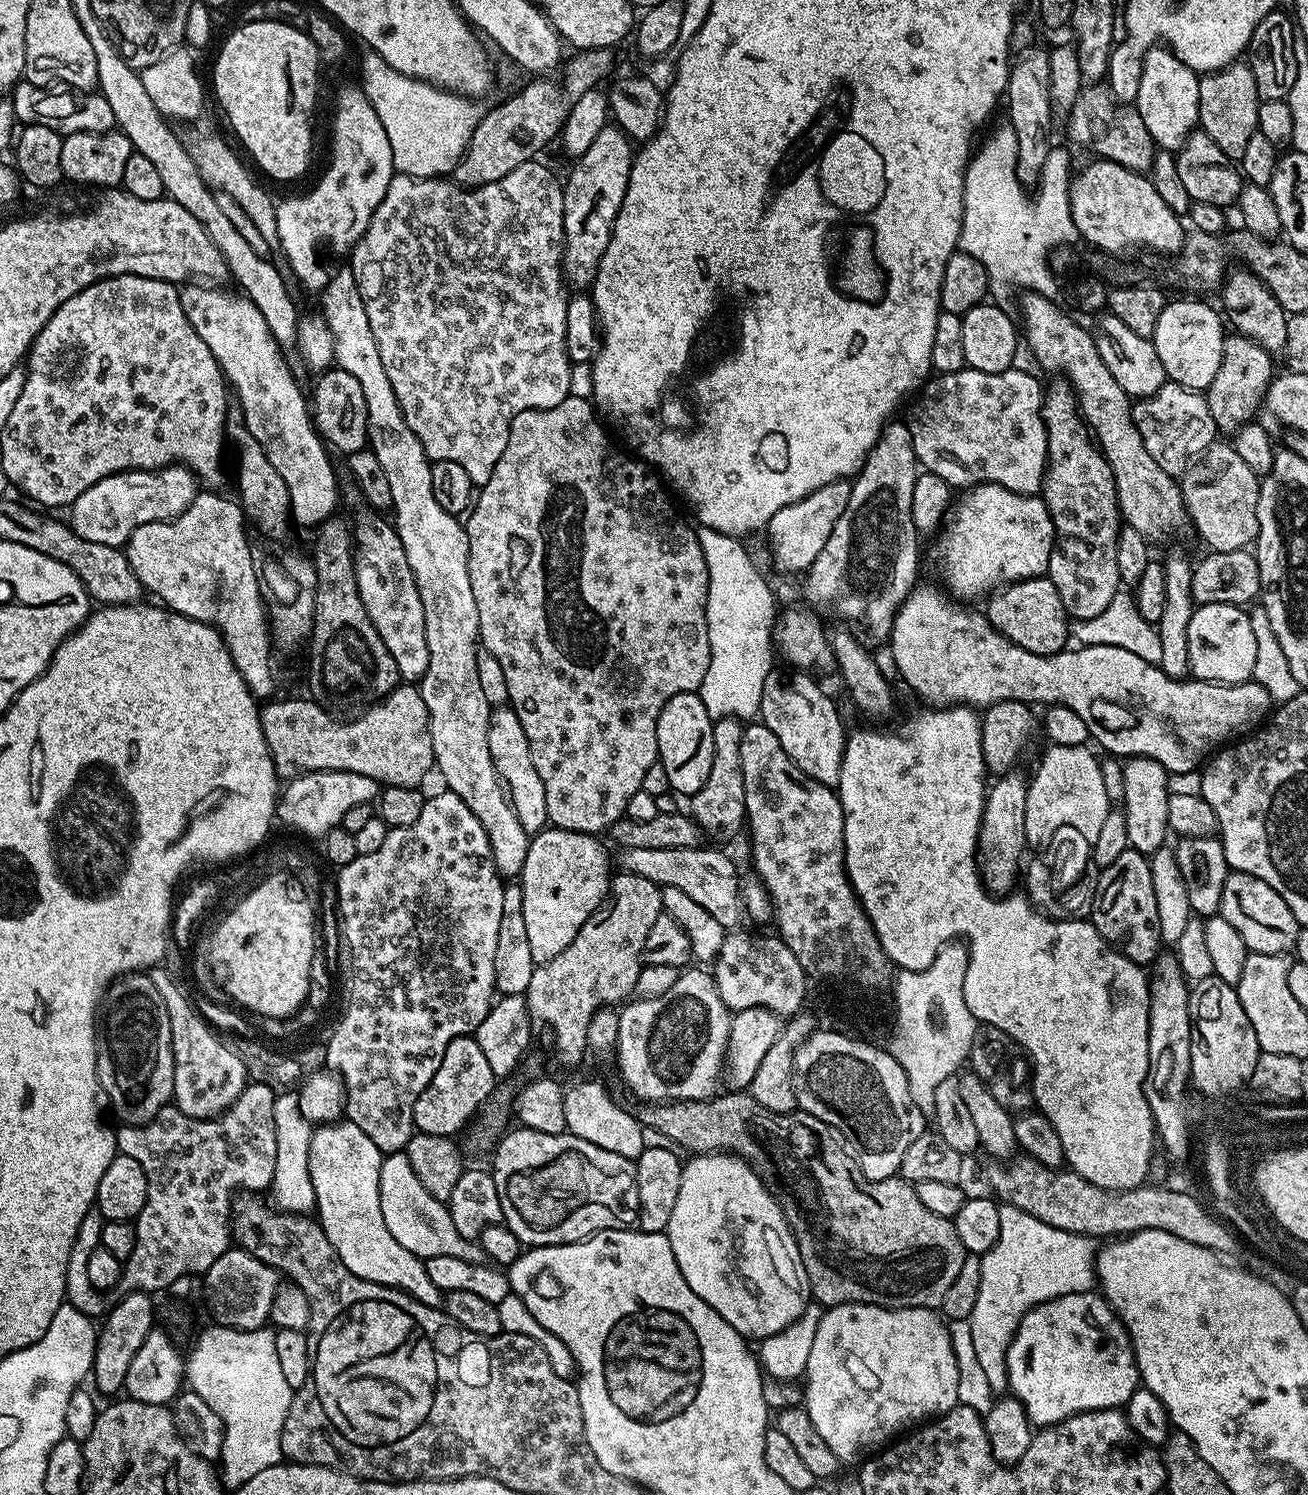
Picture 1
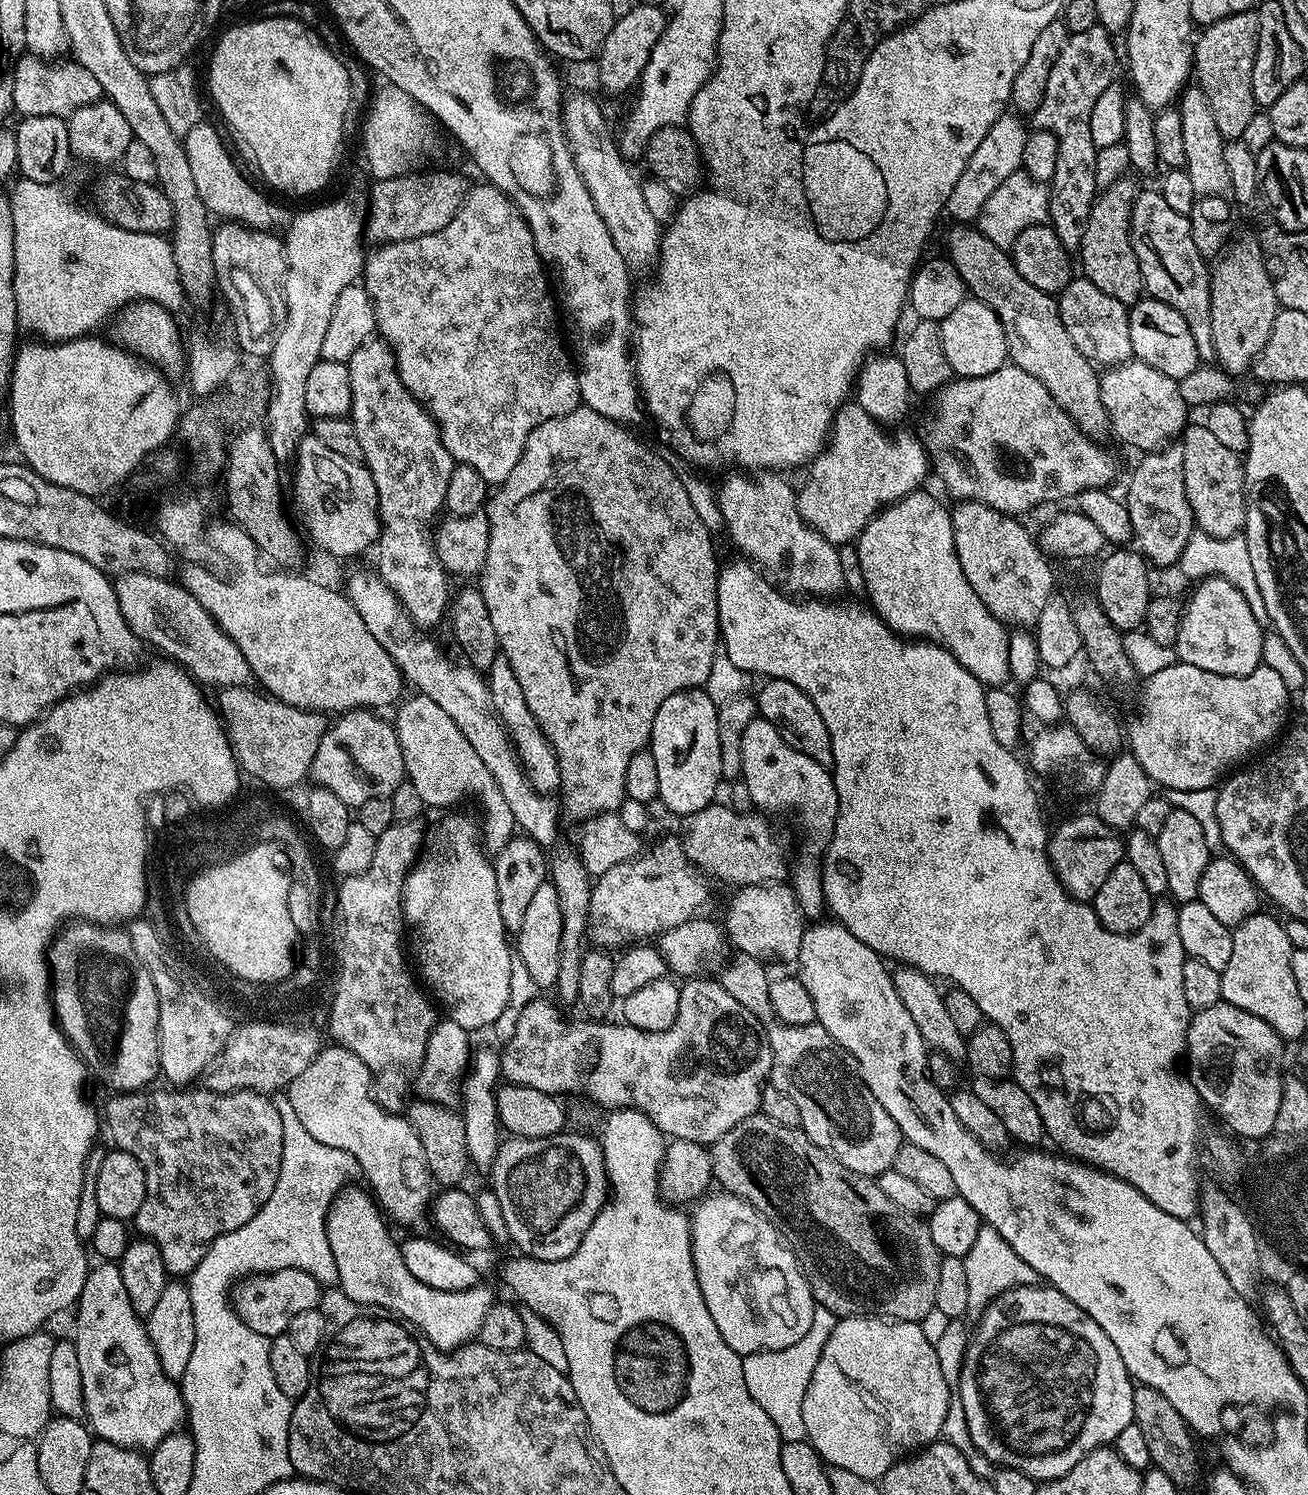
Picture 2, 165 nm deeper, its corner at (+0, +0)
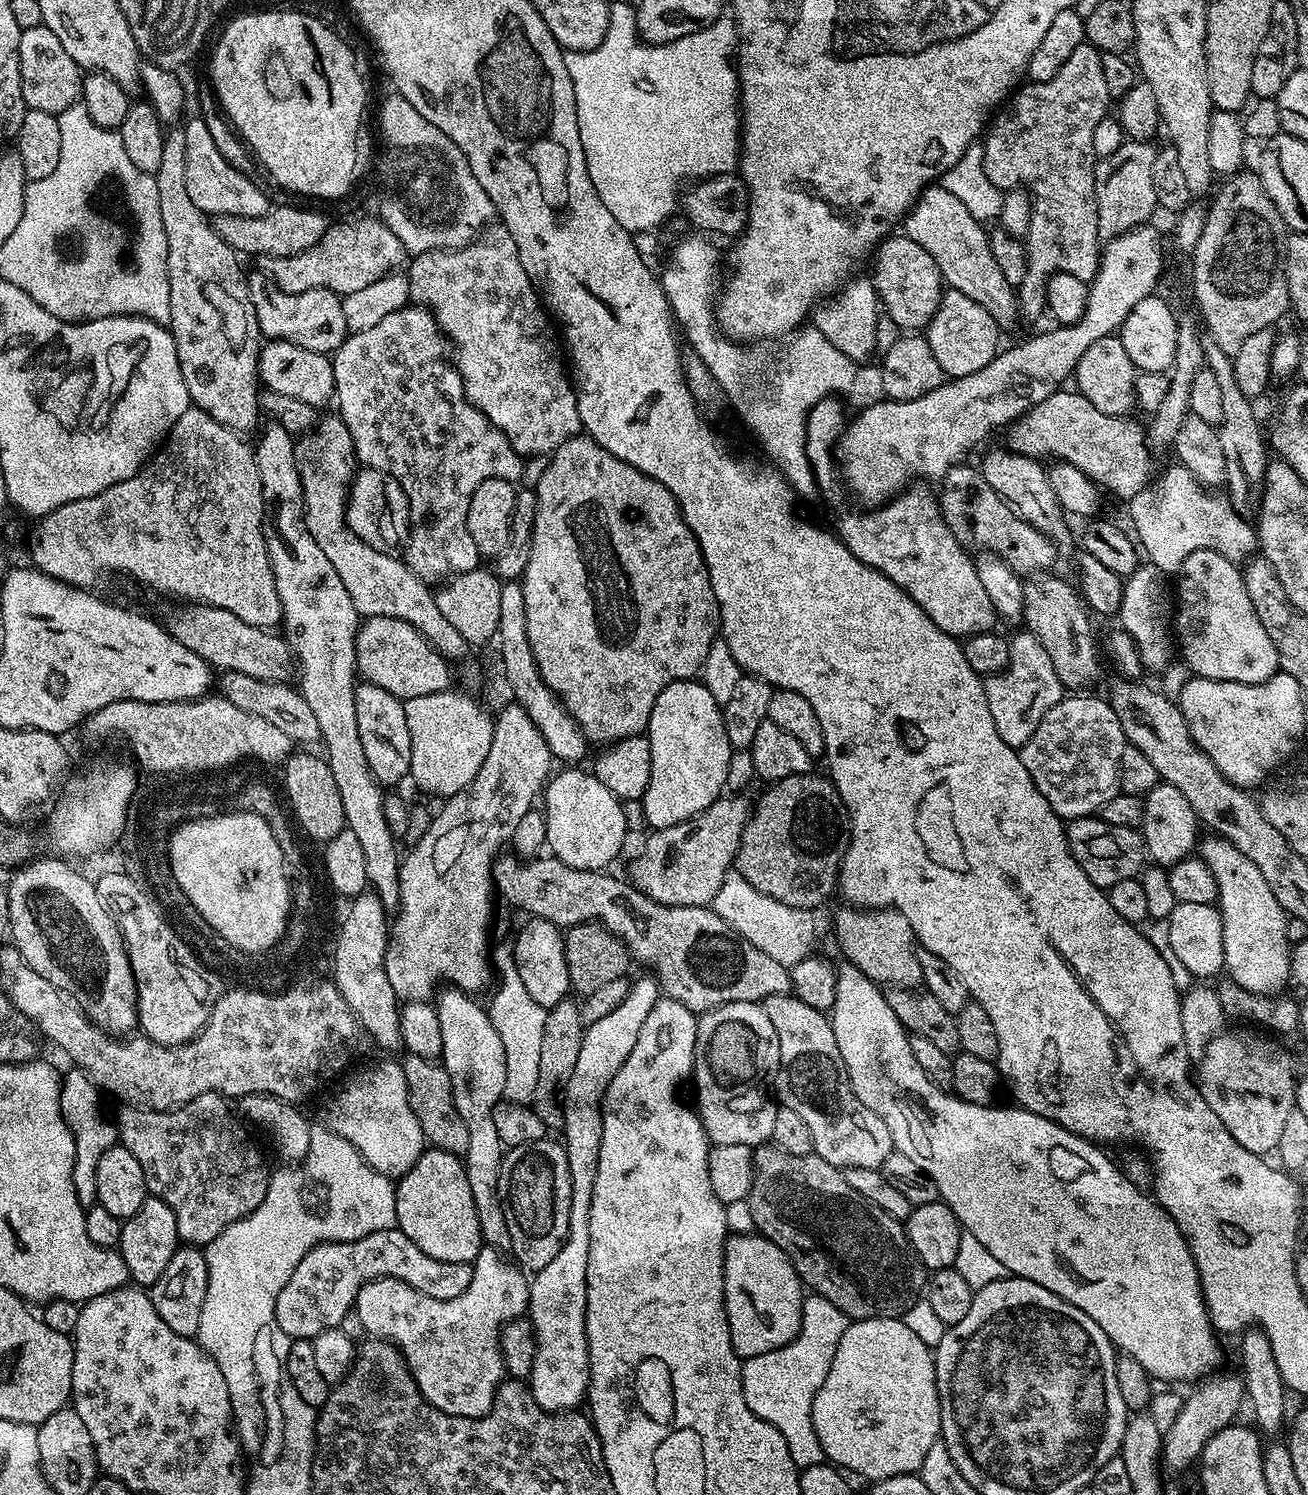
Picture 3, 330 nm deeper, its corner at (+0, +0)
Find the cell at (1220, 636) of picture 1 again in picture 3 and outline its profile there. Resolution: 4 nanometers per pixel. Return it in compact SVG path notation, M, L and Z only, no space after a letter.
M1194 550L1186 562L1182 562L1180 571L1174 576L1174 596L1176 600L1176 624L1174 636L1178 641L1178 652L1183 663L1195 675L1205 676L1211 680L1226 682L1242 682L1257 684L1266 682L1275 672L1280 671L1278 650L1274 650L1274 642L1270 642L1270 634L1258 622L1258 614L1254 614L1254 605L1250 602L1250 594L1246 594L1244 573L1233 561L1214 550Z

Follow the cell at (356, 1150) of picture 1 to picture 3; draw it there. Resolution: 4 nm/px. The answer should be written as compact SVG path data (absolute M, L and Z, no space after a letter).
M485 1246L475 1258L472 1281L466 1286L466 1294L458 1294L458 1298L449 1300L435 1300L414 1290L414 1286L406 1286L406 1282L398 1278L382 1278L360 1287L354 1316L360 1319L369 1337L399 1346L425 1402L451 1416L477 1420L492 1409L496 1392L505 1379L500 1332L505 1324L527 1313L529 1283L529 1277L505 1253Z

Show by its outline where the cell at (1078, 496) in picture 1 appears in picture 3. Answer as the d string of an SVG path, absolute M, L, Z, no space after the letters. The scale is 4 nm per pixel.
M1020 630L1016 637L1009 639L1008 644L1009 664L1000 672L989 675L984 680L984 689L986 706L990 706L990 718L994 718L994 730L998 730L998 738L1002 738L1006 746L1019 750L1026 742L1030 742L1044 715L1064 699L1066 689L1050 662L1050 655L1046 654L1045 647L1034 633Z

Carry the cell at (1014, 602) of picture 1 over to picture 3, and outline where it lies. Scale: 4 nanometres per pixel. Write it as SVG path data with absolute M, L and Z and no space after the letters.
M964 462L957 464L938 484L941 488L938 492L940 513L946 526L950 526L950 534L958 538L963 548L996 553L1021 577L1047 573L1051 569L1048 567L1058 560L1052 540L1023 520L975 467L967 468L966 465Z

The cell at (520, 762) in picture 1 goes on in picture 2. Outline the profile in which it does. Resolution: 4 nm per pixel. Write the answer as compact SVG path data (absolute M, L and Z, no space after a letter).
M503 654L494 658L494 666L490 666L486 674L486 683L492 699L492 711L504 723L504 729L508 731L508 737L516 747L516 755L519 756L520 763L528 773L529 782L540 792L555 793L560 787L558 758L550 742L542 734L542 726L538 726L538 718L530 714L530 706L526 706L526 697L522 695L522 686L518 686L518 678L514 678L514 670L510 670L510 662Z

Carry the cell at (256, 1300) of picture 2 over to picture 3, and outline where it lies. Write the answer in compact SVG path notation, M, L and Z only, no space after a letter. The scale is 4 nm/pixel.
M397 1227L378 1230L350 1242L319 1244L298 1262L294 1274L290 1274L290 1282L282 1286L282 1294L276 1299L278 1326L285 1337L292 1340L311 1340L322 1334L322 1330L339 1328L355 1309L360 1287L382 1278L398 1278L406 1282L406 1286L414 1286L414 1290L435 1300L458 1298L458 1294L466 1294L472 1270L472 1264L438 1262L438 1258L422 1254Z

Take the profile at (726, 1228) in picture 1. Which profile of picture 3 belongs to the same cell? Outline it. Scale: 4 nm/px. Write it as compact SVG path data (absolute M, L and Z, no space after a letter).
M729 1235L724 1241L724 1305L737 1356L767 1354L786 1346L799 1332L805 1289L786 1254L765 1236Z

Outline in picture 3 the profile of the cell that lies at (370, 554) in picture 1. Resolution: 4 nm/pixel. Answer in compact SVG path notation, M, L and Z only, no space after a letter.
M409 306L399 308L394 314L389 314L387 318L382 318L378 326L370 326L370 330L354 332L345 338L344 344L331 357L332 369L334 370L334 382L336 383L335 403L340 403L338 415L341 420L346 422L350 430L350 438L356 447L356 459L365 468L382 470L390 474L390 478L397 480L402 486L402 490L408 499L408 542L402 549L402 559L407 564L409 570L420 580L433 582L432 580L447 581L458 572L469 572L481 567L482 557L478 546L474 546L474 538L470 538L470 530L466 530L466 510L470 510L470 498L486 478L502 478L503 480L519 481L519 476L524 472L525 457L514 450L514 446L482 414L464 397L464 379L460 377L460 372L456 369L455 363L450 356L450 345L440 327L436 325L436 317L431 311L425 310L420 306Z

